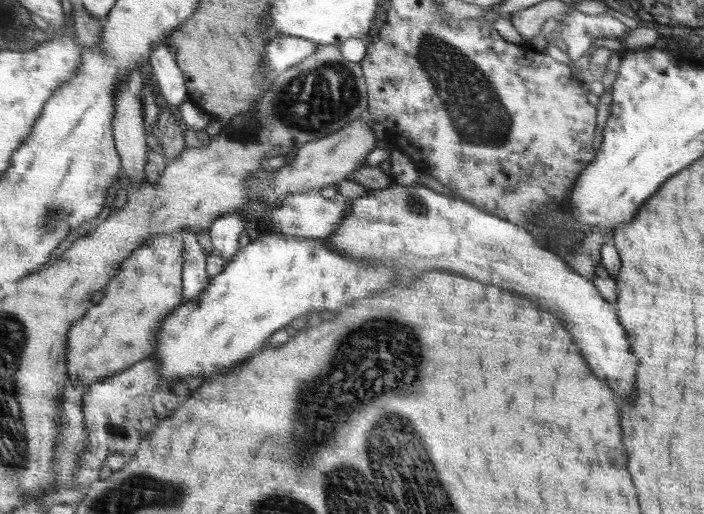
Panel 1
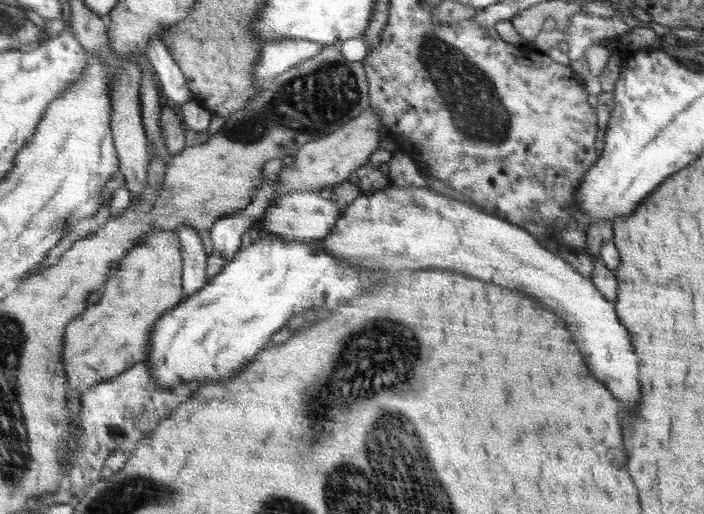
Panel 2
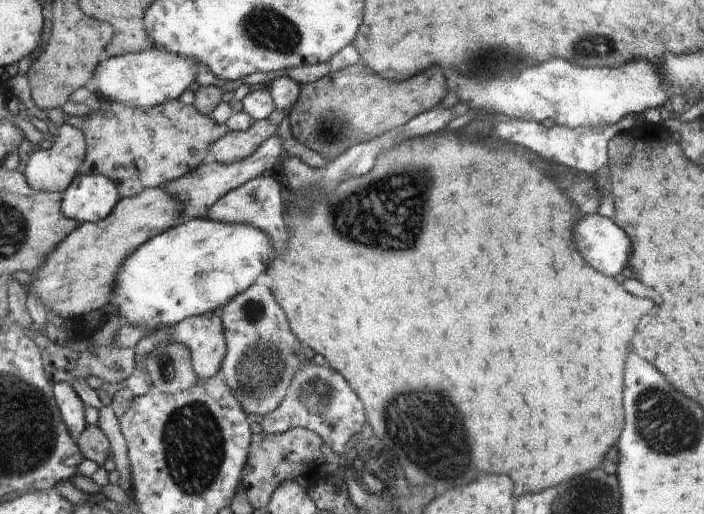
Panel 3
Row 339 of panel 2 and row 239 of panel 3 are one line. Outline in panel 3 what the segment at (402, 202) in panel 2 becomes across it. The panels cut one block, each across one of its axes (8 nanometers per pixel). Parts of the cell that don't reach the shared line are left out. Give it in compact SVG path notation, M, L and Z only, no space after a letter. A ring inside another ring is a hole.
M600 214L582 218L582 236L578 244L582 246L582 258L586 258L594 270L602 270L602 274L610 276L626 268L632 254L630 238L612 220Z

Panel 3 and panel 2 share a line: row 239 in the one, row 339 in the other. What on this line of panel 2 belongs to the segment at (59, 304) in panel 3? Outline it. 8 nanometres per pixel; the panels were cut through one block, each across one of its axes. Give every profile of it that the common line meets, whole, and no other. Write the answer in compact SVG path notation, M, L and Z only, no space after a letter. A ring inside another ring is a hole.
M170 230L148 235L122 260L118 272L104 286L101 300L70 324L64 354L69 374L68 390L80 391L84 396L94 386L147 360L154 329L166 312L184 300L184 262L179 238Z

